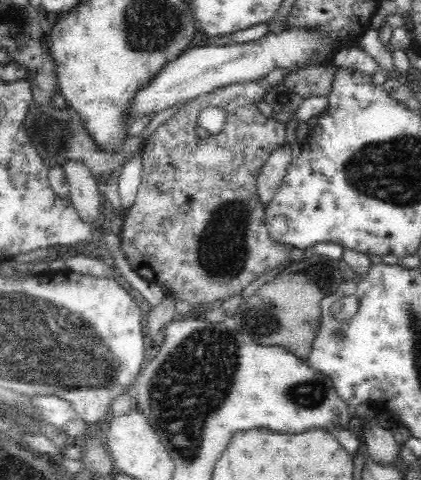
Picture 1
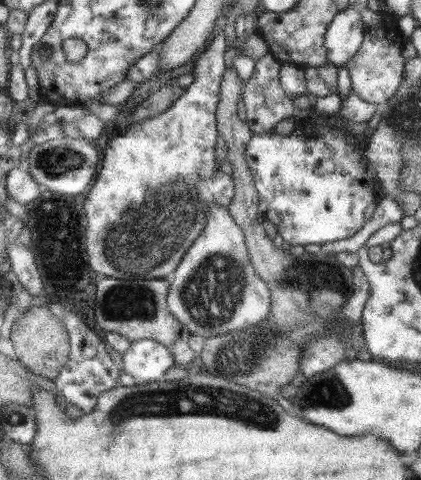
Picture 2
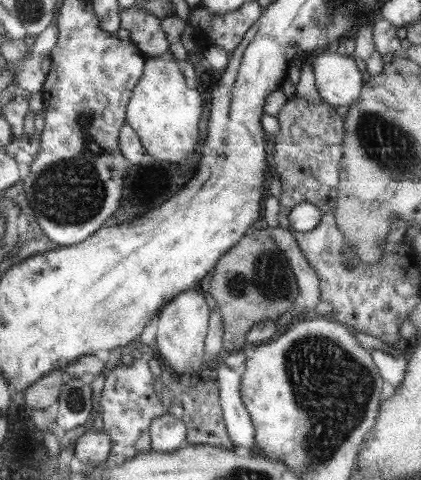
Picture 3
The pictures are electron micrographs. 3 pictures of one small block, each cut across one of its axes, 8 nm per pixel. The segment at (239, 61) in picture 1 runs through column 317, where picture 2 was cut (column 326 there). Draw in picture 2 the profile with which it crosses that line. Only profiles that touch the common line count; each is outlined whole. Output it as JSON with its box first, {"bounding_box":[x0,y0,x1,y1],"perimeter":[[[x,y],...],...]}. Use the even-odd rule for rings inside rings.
{"bounding_box":[324,6,365,68],"perimeter":[[[354,6],[337,12],[327,25],[324,46],[327,64],[336,68],[344,66],[360,48],[364,40],[365,24]]]}

